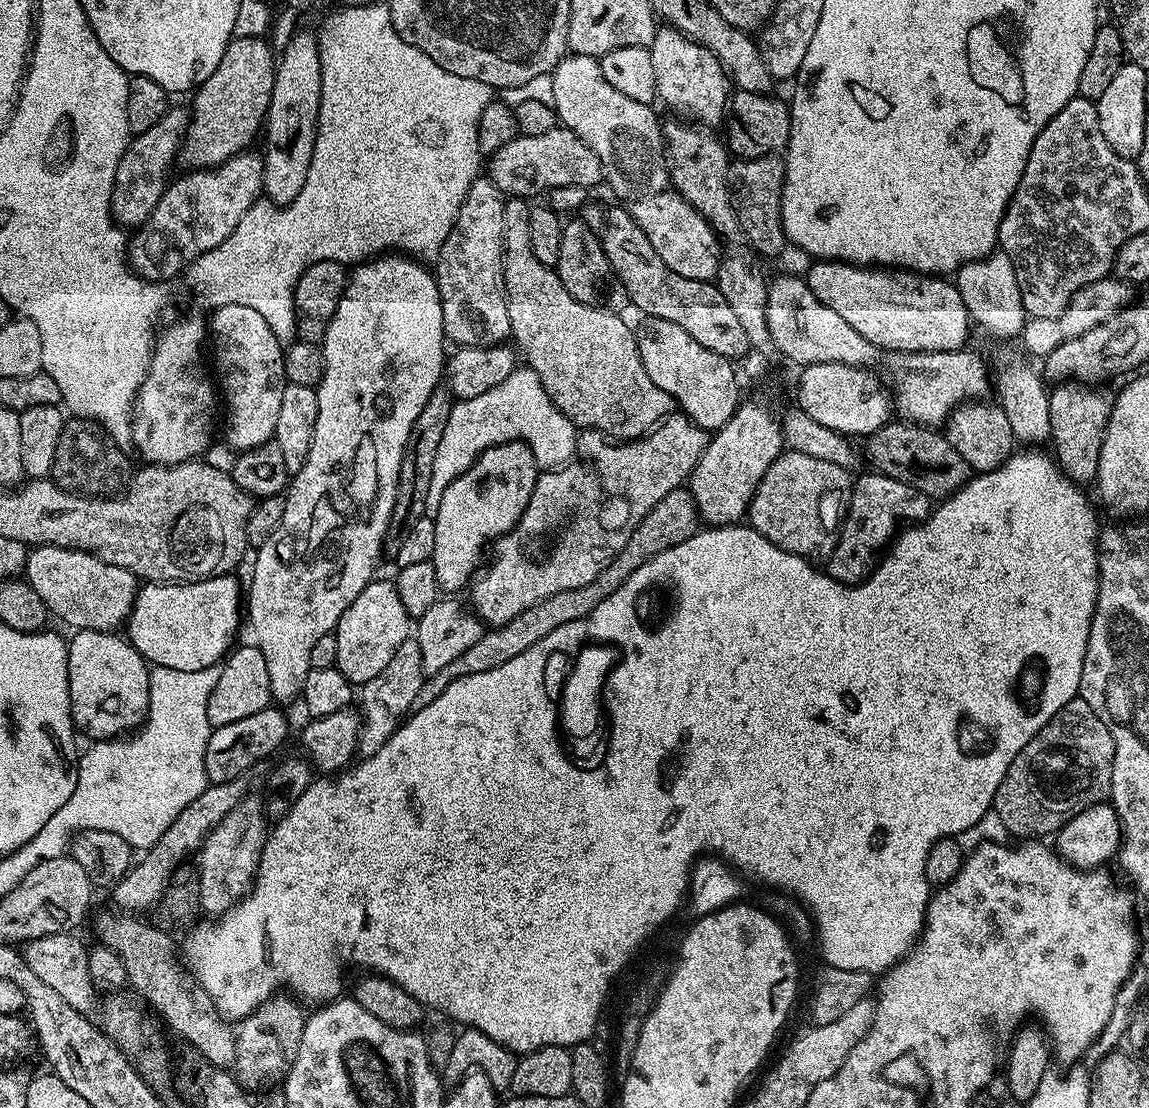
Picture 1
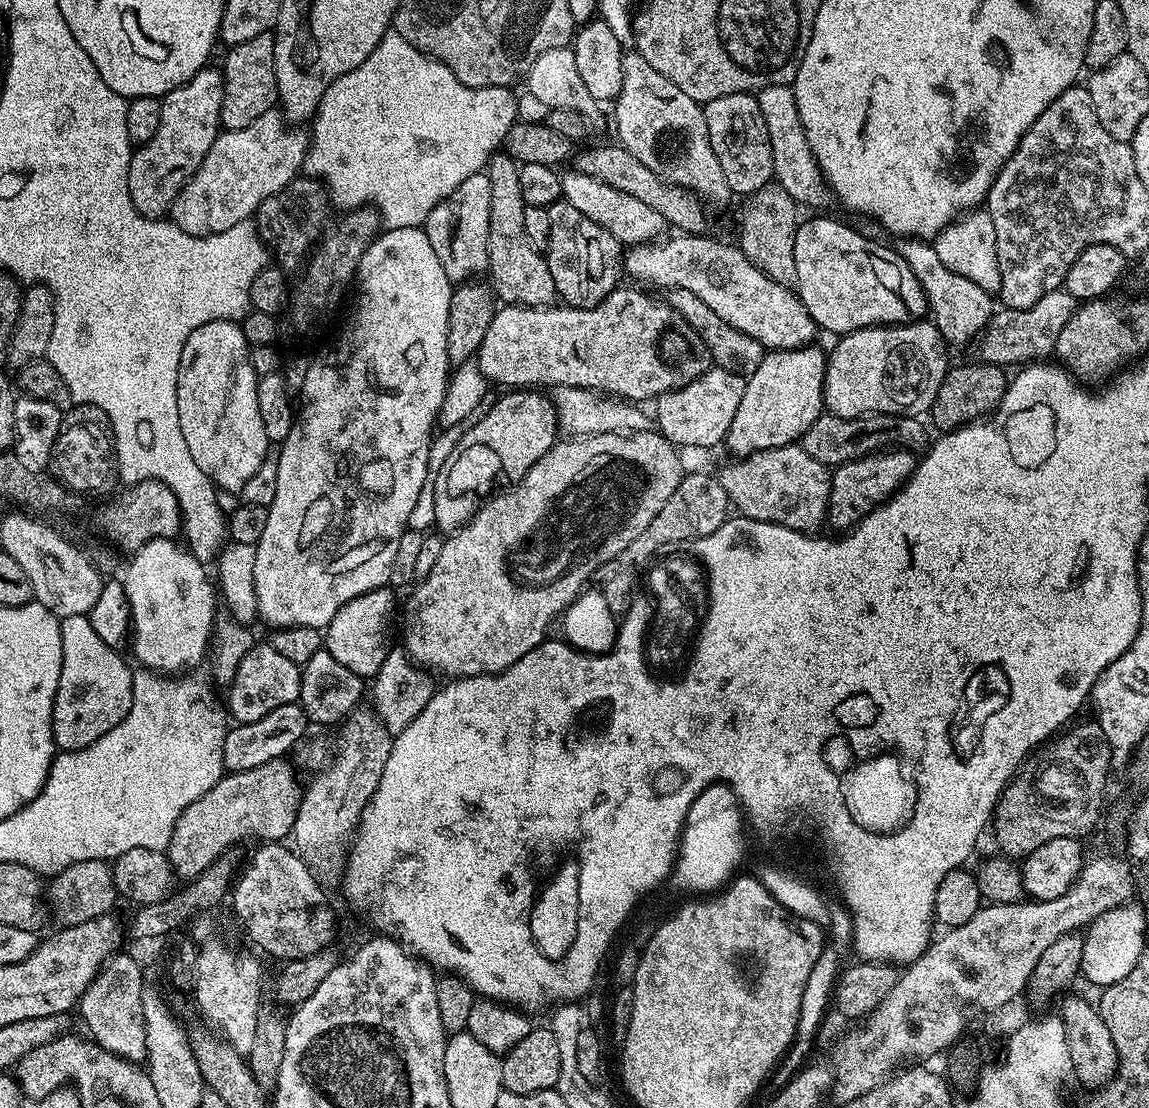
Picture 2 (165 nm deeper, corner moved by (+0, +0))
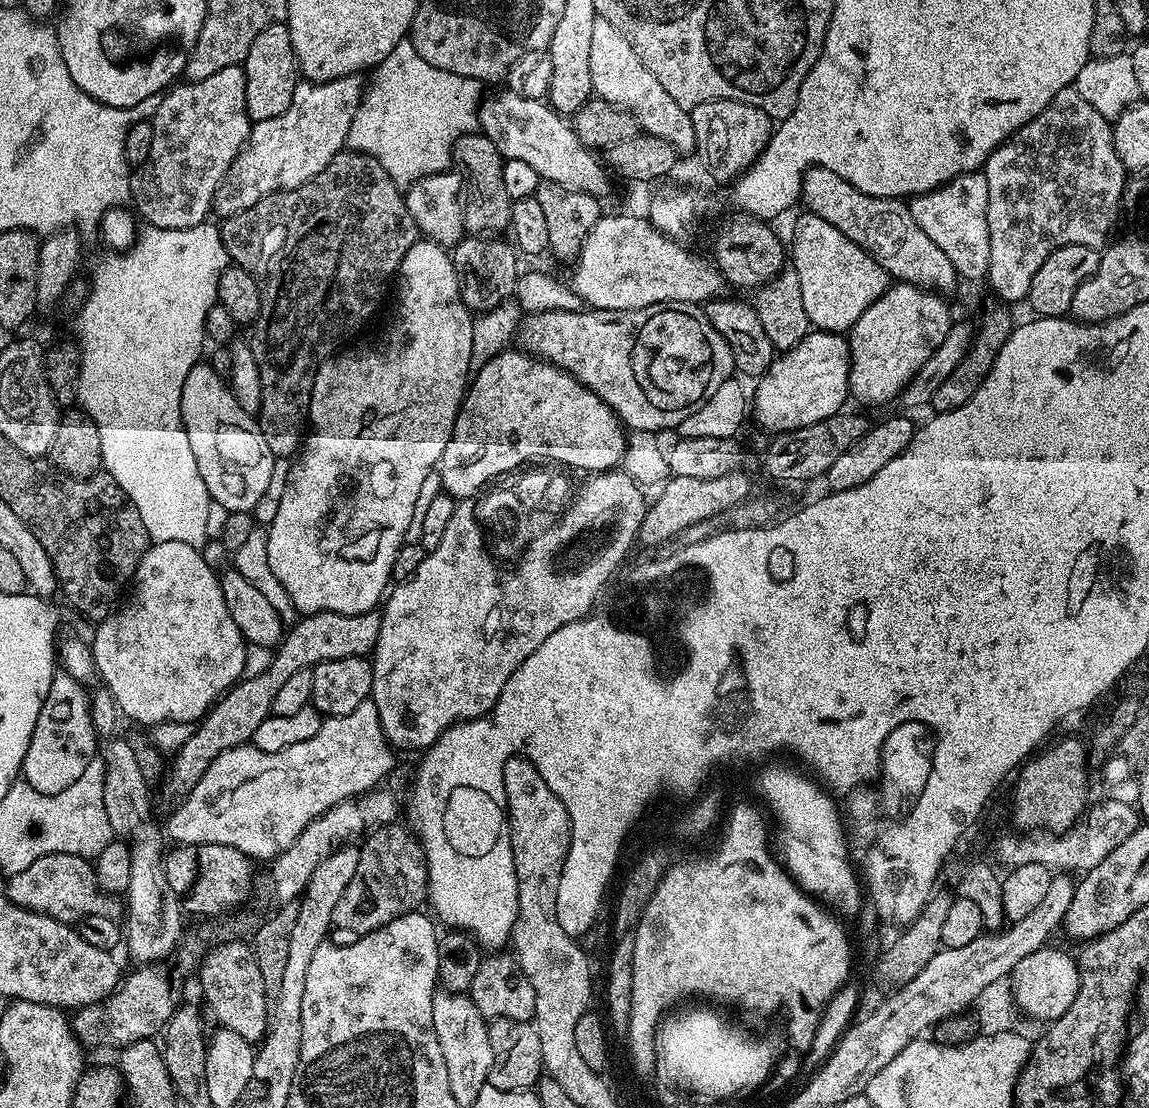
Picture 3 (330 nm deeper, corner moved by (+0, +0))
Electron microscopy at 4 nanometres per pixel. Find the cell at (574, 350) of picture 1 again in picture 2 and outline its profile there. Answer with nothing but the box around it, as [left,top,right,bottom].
[486,150,557,308]

